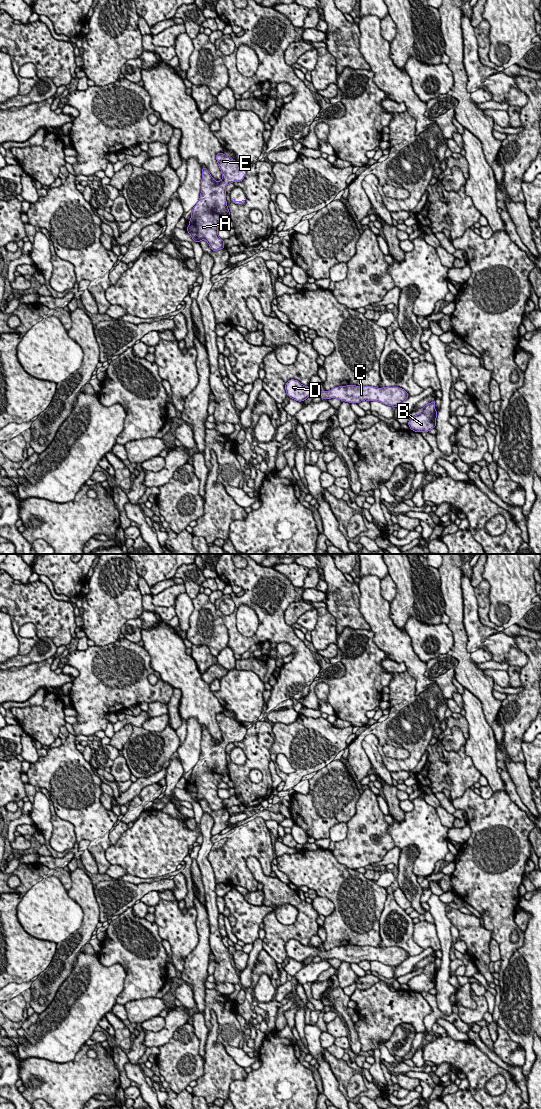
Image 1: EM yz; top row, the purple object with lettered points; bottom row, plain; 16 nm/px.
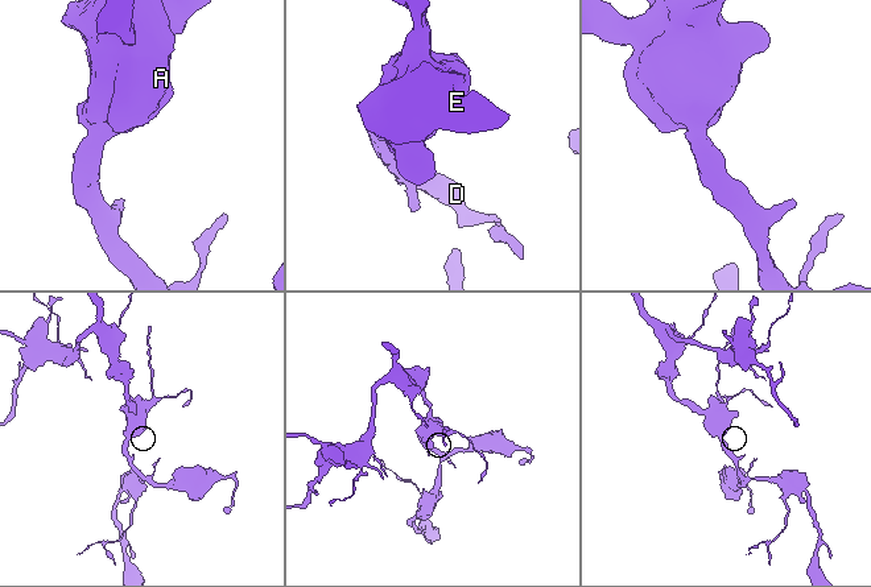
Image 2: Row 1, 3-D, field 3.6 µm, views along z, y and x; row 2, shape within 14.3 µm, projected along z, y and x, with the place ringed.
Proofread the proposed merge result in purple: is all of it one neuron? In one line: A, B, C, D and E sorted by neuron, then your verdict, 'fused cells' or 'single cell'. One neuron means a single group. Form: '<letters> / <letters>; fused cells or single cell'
A B C D E; single cell

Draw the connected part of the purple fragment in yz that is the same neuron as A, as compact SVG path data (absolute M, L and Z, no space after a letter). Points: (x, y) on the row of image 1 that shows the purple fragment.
M223 152L216 154L221 170L222 180L217 182L208 170L202 167L201 193L196 205L191 210L191 218L186 228L192 239L199 243L206 240L212 251L223 248L224 240L218 236L218 225L224 216L230 217L226 201L226 186L233 182L241 182L247 172L246 167Z

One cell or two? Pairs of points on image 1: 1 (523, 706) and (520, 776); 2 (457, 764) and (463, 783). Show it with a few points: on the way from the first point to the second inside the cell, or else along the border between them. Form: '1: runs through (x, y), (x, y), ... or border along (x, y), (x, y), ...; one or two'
1: border along (508, 759), (506, 768), (515, 785); two
2: runs through (460, 769), (462, 778); one

